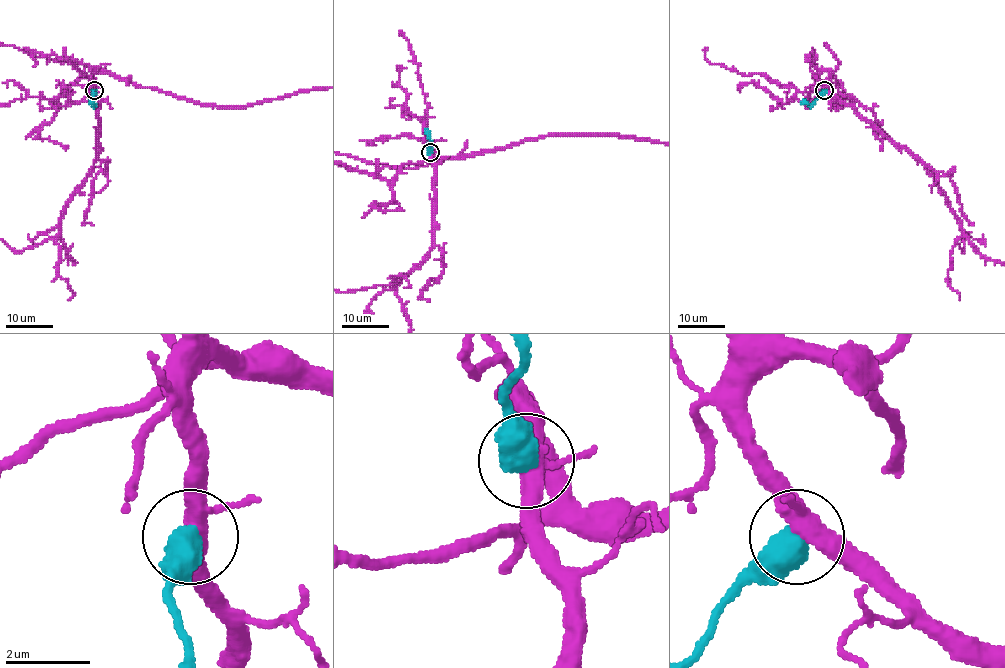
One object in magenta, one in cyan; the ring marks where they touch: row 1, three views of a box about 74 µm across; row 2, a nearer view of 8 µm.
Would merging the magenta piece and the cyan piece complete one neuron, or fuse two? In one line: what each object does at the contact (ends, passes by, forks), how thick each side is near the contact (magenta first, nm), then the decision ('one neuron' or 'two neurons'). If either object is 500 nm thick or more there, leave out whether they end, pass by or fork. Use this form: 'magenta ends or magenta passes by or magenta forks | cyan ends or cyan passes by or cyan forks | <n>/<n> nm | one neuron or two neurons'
360/650 nm | two neurons

